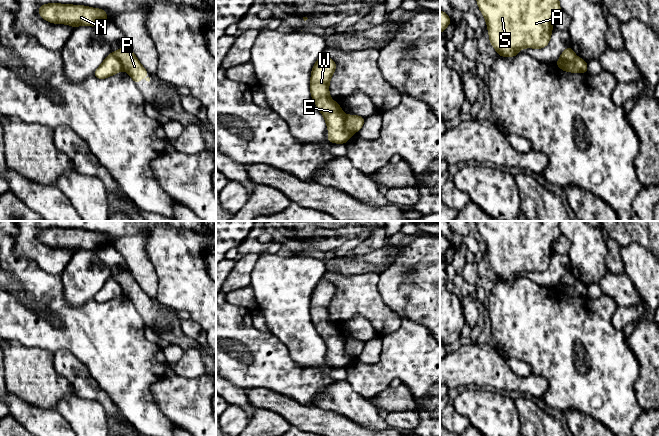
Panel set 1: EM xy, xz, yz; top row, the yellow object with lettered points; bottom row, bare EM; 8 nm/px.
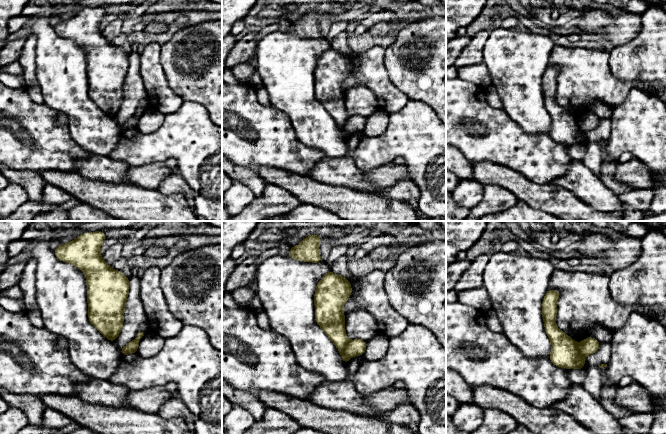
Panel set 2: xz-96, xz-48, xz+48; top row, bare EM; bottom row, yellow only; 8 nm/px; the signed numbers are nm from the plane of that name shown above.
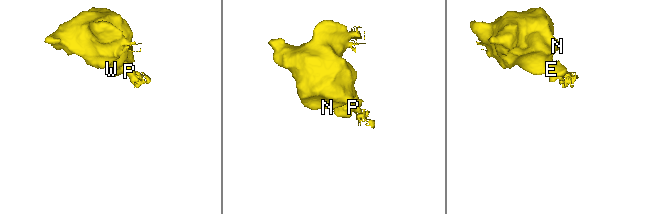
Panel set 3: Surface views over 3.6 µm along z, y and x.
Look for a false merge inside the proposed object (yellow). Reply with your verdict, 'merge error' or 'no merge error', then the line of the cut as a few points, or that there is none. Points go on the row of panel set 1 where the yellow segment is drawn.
merge error; cut in xz along (345, 115), (344, 127), (353, 133)

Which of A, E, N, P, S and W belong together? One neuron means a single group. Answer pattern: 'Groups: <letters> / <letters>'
Groups: A E N S W / P

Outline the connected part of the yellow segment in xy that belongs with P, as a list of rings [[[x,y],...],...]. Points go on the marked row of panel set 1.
[[[124,46],[113,53],[122,64],[123,70],[131,76],[135,84],[138,84],[144,75],[149,74],[129,46]]]

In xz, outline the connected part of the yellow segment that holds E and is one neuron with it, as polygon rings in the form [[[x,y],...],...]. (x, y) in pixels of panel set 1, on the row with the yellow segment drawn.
[[[322,54],[312,68],[310,92],[312,100],[326,121],[329,131],[327,140],[331,143],[345,144],[354,133],[345,129],[346,115],[329,94],[329,83],[335,70],[335,61]]]

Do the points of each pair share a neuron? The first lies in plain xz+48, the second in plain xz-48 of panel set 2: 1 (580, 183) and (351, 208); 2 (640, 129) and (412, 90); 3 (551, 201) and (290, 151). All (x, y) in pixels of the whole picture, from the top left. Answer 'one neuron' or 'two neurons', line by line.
1: two neurons
2: two neurons
3: two neurons

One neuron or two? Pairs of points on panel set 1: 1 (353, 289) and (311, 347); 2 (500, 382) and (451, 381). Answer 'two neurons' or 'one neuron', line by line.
1: two neurons
2: one neuron

